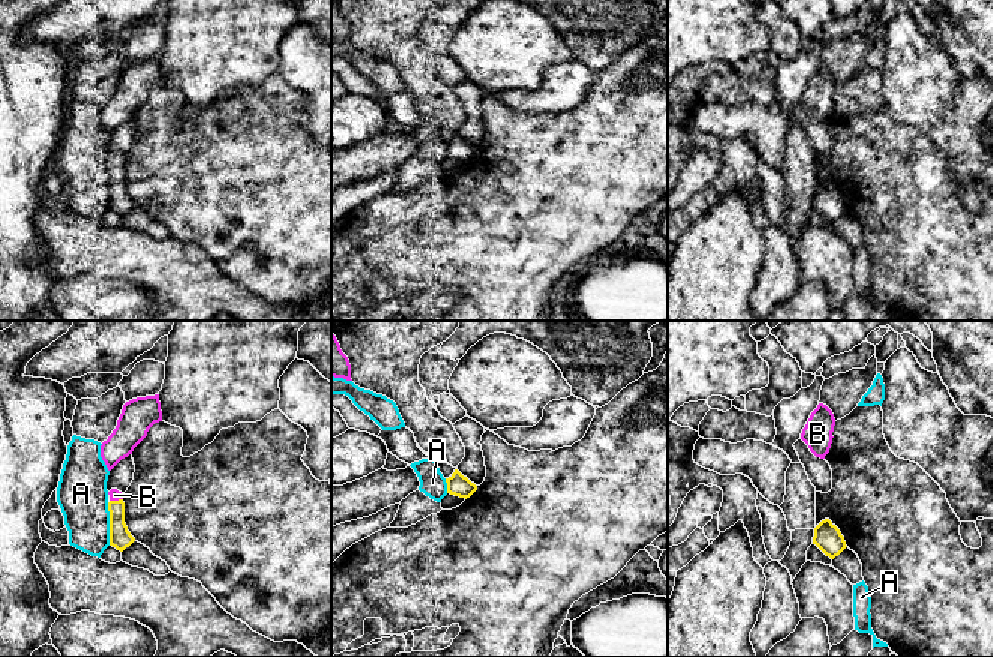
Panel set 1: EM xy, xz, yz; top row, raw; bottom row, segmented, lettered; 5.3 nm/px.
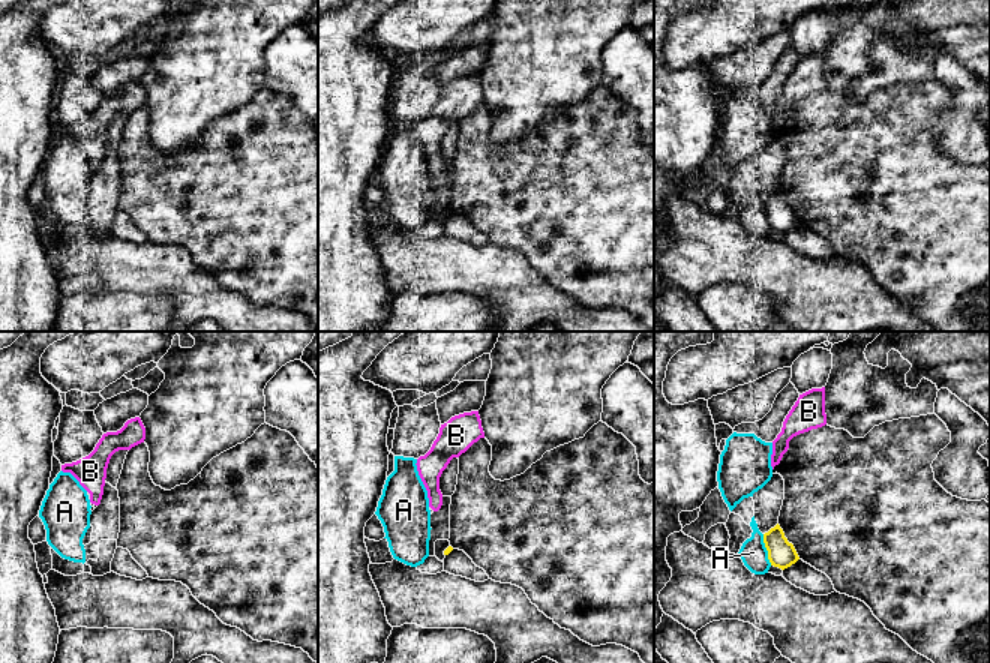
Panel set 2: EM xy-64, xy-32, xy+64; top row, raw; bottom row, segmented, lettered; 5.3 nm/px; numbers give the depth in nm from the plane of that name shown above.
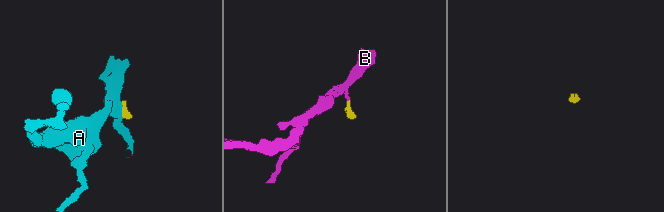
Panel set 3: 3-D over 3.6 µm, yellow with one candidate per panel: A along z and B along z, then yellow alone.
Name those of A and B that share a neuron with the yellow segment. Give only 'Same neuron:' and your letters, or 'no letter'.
Same neuron: B

